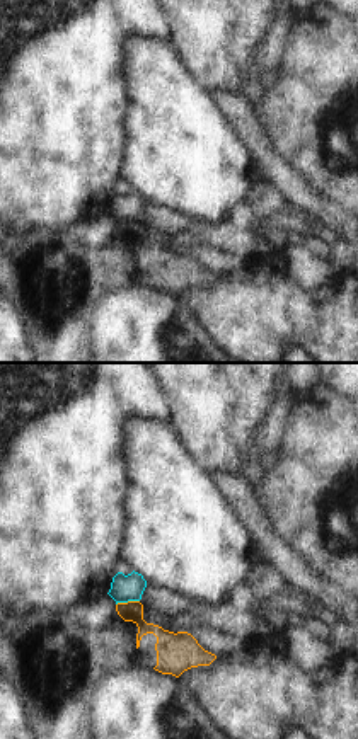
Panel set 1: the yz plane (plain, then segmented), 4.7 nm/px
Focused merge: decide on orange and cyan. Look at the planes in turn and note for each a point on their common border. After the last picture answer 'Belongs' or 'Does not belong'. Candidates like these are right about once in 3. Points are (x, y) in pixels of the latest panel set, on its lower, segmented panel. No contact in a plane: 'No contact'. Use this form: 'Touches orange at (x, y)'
Touches orange at (128, 601).

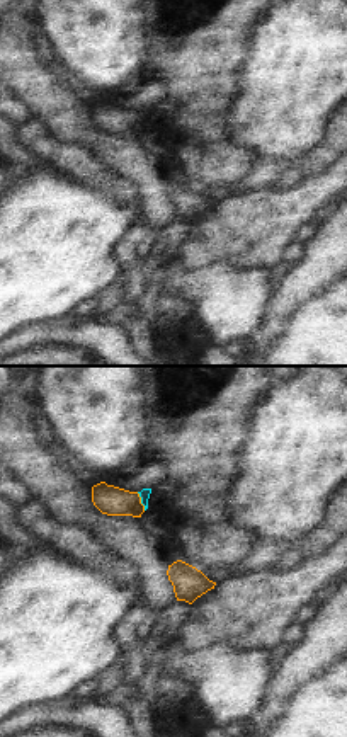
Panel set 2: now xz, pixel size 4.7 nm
Touches orange at (140, 501).

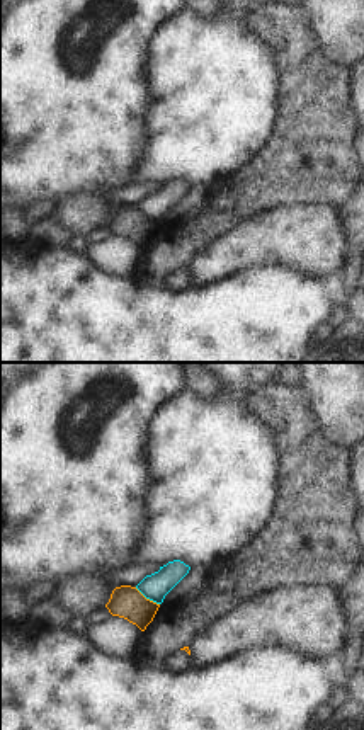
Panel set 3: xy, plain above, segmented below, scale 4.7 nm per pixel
Touches orange at (145, 598).

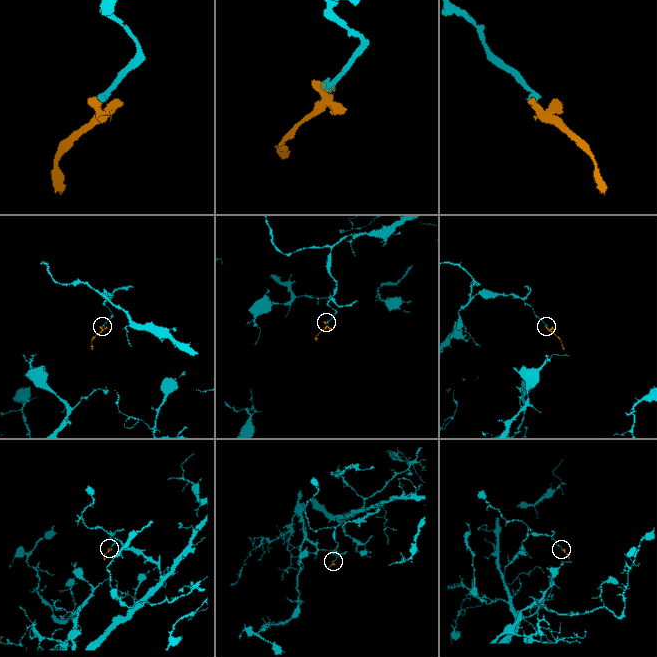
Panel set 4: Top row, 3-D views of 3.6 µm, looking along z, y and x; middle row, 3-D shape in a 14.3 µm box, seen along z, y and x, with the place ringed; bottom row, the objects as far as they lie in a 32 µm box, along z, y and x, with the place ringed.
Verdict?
Does not belong.

